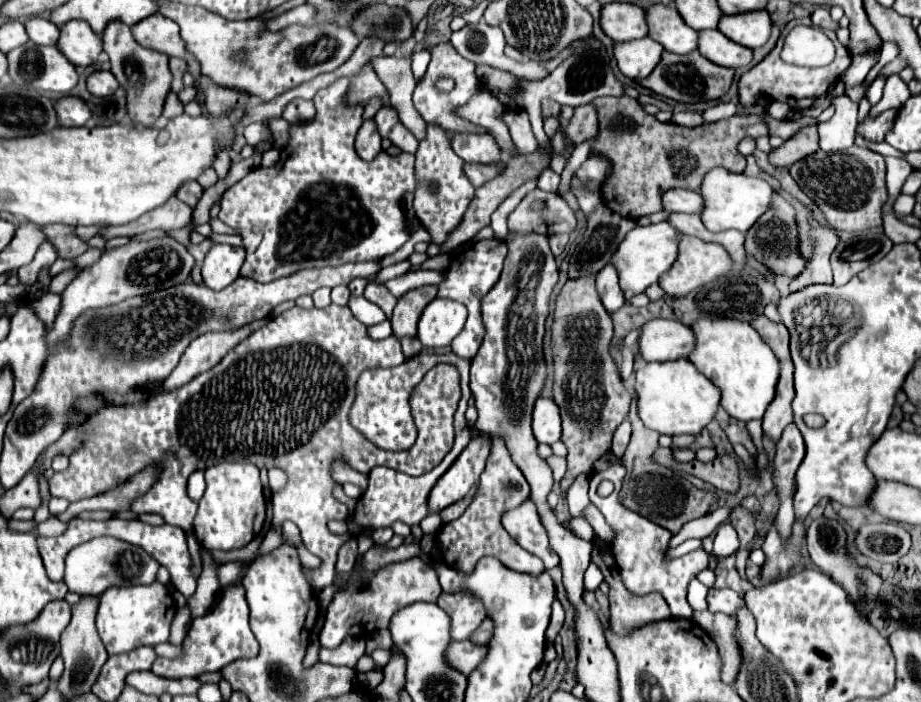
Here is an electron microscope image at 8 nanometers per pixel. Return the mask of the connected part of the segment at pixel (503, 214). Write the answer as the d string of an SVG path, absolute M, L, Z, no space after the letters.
M537 180L527 182L525 186L521 186L519 190L515 190L515 192L513 192L513 194L511 194L511 196L491 214L491 228L495 230L497 238L503 240L503 236L507 234L507 216L517 208L517 204L521 202L521 198L523 198L527 192L535 190L535 186L537 186Z

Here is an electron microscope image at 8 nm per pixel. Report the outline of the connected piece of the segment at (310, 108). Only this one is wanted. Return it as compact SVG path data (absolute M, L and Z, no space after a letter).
M295 98L291 100L285 110L283 110L283 118L291 124L303 124L303 122L311 122L315 116L315 106L311 100L303 100L303 98Z

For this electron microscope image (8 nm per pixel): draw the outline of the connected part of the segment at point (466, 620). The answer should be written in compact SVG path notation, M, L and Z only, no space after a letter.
M443 592L437 604L451 616L451 640L467 640L471 632L487 618L487 612L483 612L483 604L479 604L479 600L465 592Z

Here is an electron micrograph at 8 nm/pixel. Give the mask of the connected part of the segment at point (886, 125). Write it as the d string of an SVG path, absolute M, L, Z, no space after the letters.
M889 110L889 112L883 112L883 116L871 120L869 116L865 118L865 122L859 126L859 132L867 138L867 140L873 140L873 142L883 142L885 140L885 134L893 128L893 122L895 122L895 110Z

